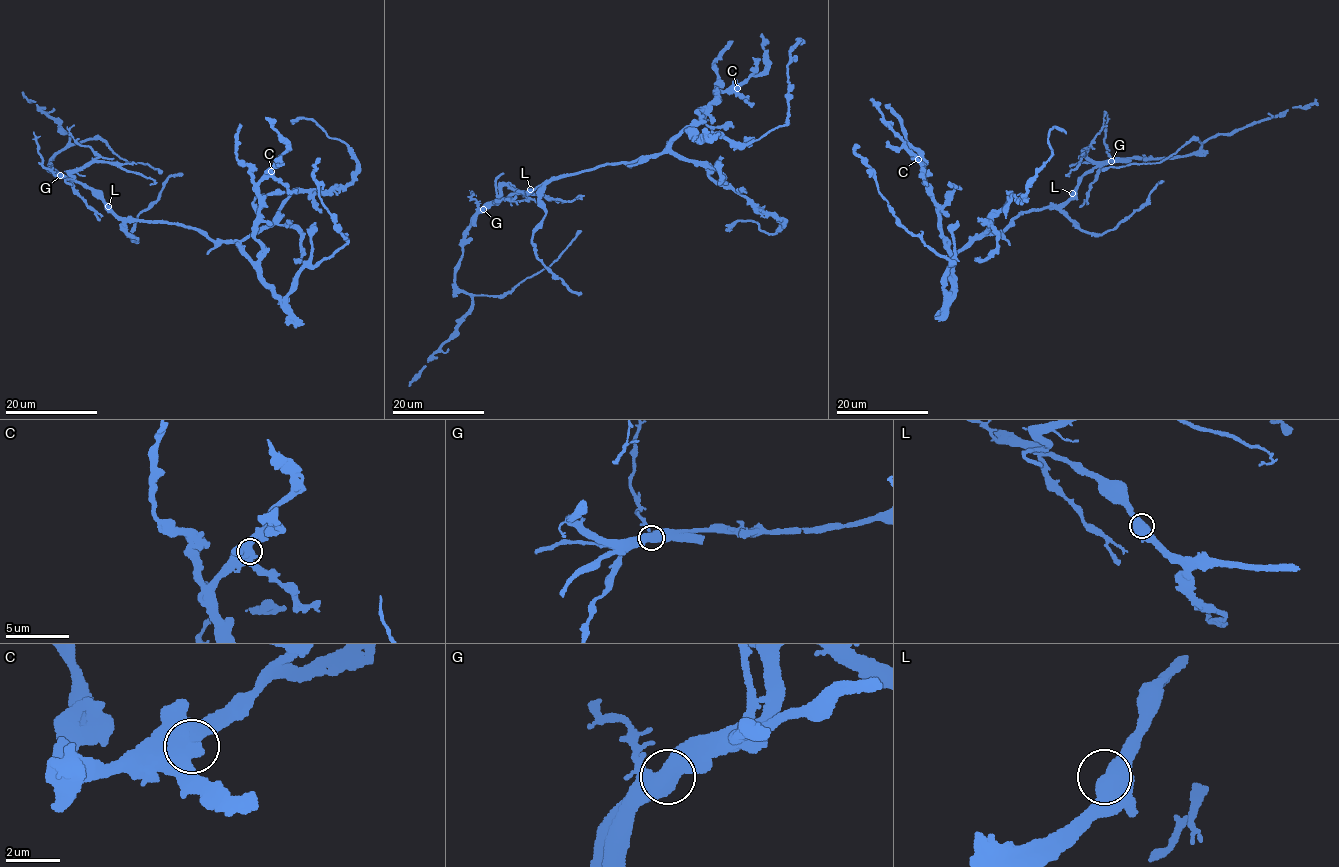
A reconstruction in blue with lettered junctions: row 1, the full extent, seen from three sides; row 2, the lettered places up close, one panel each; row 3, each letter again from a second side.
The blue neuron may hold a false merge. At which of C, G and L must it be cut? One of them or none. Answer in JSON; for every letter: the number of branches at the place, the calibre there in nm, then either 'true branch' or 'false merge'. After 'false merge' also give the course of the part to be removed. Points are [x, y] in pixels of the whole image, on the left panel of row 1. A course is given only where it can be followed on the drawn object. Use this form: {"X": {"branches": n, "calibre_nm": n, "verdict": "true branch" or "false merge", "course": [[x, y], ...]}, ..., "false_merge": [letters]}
{"C": {"branches": 2, "calibre_nm": 650, "verdict": "true branch"}, "G": {"branches": 2, "calibre_nm": 650, "verdict": "false merge", "course": [[60, 175], [72, 178], [75, 172], [93, 162], [114, 163], [144, 175], [153, 182], [150, 185]]}, "L": {"branches": 2, "calibre_nm": 650, "verdict": "true branch"}, "false_merge": ["G"]}

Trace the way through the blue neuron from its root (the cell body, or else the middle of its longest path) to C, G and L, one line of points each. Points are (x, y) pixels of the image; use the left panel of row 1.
C: (166, 222), (200, 229), (214, 241), (239, 244), (256, 262), (262, 249), (254, 236), (258, 184), (271, 171)
G: (166, 222), (120, 218), (90, 189), (60, 175)
L: (166, 222), (120, 218), (108, 206)

